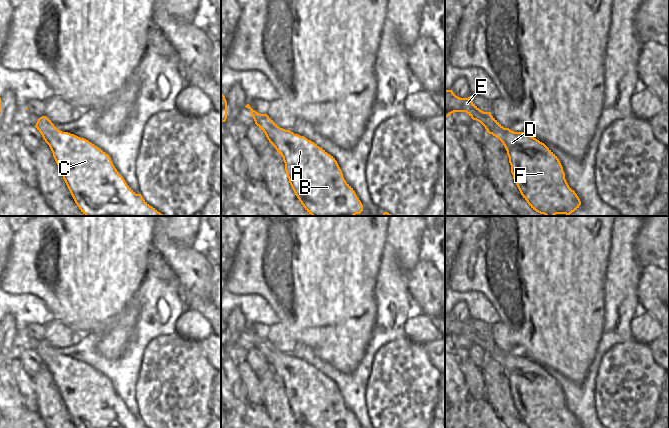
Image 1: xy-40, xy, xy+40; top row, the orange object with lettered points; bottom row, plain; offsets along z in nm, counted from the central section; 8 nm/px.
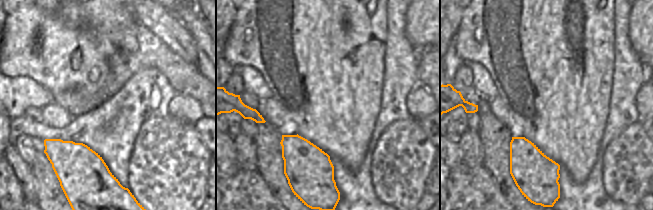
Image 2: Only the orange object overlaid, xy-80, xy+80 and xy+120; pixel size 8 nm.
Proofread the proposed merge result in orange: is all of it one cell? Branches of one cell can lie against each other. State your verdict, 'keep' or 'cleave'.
keep

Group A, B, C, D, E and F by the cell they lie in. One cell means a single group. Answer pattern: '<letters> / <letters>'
A B C D E F

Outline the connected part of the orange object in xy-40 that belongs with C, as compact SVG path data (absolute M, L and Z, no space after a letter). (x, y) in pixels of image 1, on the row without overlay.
M42 340L35 351L49 369L76 428L147 428L125 406L103 374L58 354Z

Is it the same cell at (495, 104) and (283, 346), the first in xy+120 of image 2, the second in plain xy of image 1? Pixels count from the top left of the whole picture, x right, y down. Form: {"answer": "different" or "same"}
{"answer": "same"}

